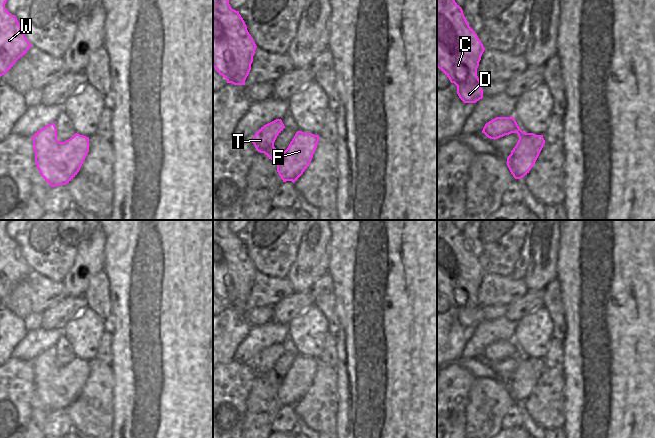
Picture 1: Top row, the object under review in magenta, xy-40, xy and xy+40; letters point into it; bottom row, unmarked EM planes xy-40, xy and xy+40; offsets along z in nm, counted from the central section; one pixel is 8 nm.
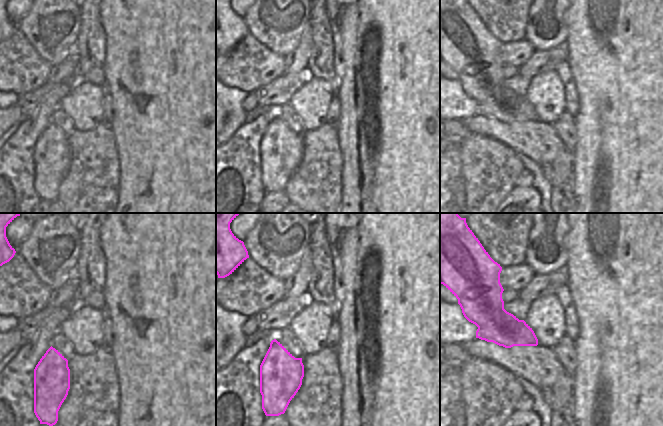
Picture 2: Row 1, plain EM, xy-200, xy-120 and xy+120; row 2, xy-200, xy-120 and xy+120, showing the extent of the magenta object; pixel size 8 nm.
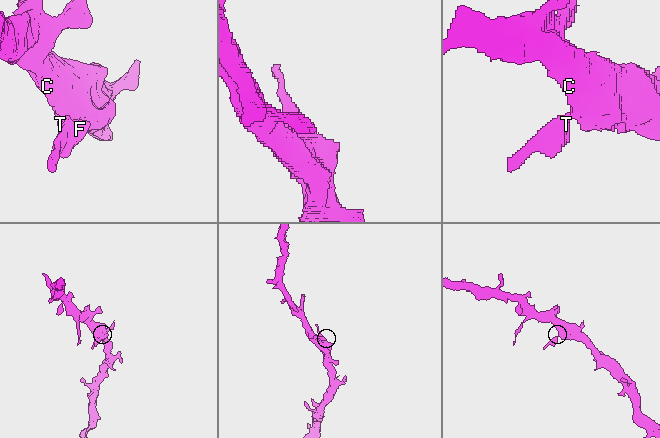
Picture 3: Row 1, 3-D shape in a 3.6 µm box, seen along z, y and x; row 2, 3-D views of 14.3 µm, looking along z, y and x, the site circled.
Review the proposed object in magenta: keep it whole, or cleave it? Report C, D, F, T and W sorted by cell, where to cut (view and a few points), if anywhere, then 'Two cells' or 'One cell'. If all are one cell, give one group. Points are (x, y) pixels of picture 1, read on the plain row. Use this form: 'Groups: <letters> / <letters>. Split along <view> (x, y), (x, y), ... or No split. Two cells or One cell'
Groups: C D F T W. No split. One cell.

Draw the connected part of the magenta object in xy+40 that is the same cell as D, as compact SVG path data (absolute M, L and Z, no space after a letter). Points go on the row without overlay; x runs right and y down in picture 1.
M437 220L437 291L457 310L457 318L464 327L476 327L483 322L477 292L484 274L454 220Z

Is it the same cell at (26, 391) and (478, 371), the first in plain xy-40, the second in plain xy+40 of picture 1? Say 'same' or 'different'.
different

